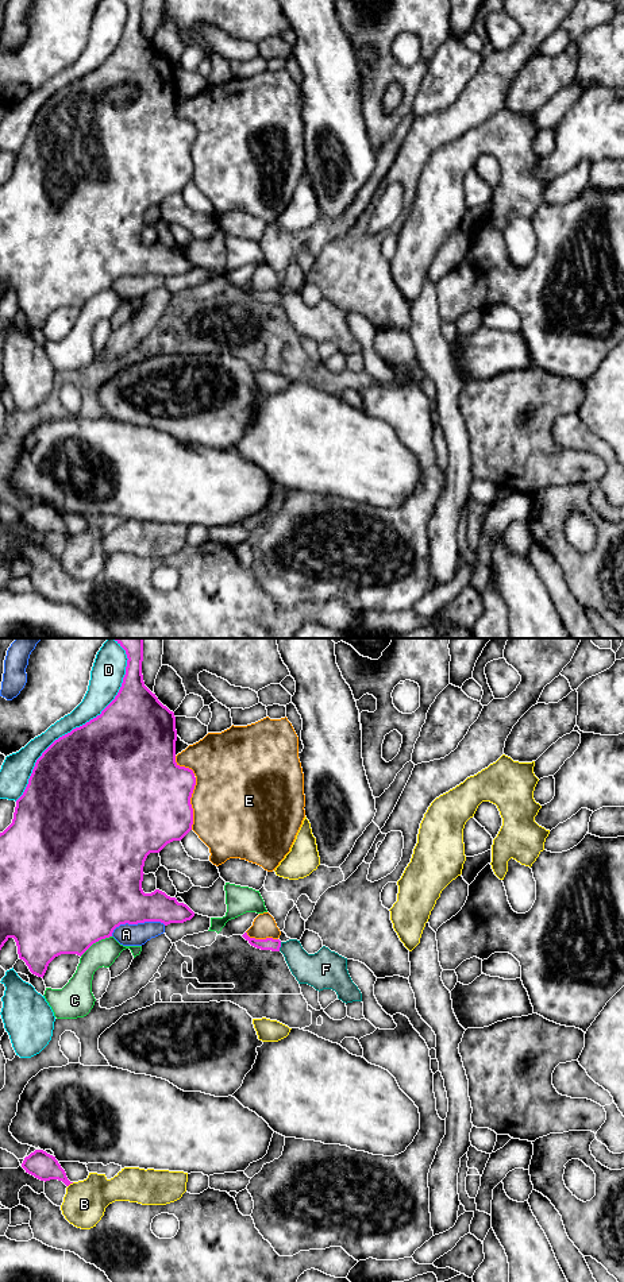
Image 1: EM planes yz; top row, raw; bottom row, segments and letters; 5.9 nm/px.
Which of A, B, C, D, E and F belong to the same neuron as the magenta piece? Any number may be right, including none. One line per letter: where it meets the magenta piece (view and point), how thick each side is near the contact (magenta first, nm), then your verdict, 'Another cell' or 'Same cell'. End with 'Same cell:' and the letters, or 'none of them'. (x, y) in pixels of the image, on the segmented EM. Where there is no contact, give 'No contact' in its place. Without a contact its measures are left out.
A: Touches magenta at yz (137, 923). Thickness 400 nm (magenta) against 130 nm. Another cell
B: Touches magenta at yz (70, 1182). Thickness 160 nm (magenta) against 260 nm. Another cell
C: Touches magenta at yz (95, 942). Thickness 500 nm (magenta) against 160 nm. Another cell
D: Touches magenta at yz (85, 723). Thickness 500 nm (magenta) against 180 nm. Another cell
E: Touches magenta at yz (189, 803). Thickness 500 nm (magenta) against 480 nm. Another cell
F: Touches magenta at yz (280, 946). Thickness 80 nm (magenta) against 190 nm. Same cell
Same cell: F

